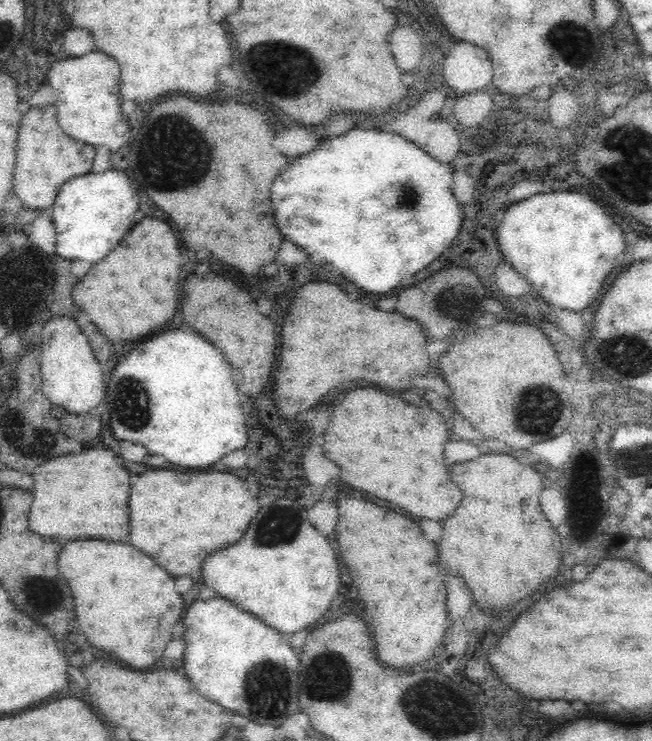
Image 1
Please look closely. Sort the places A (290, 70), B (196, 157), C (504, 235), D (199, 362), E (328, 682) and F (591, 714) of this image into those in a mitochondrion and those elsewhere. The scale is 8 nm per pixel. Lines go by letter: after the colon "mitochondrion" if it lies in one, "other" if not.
A: mitochondrion
B: mitochondrion
C: other
D: other
E: mitochondrion
F: other

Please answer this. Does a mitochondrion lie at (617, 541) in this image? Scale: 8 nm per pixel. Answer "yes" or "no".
no

